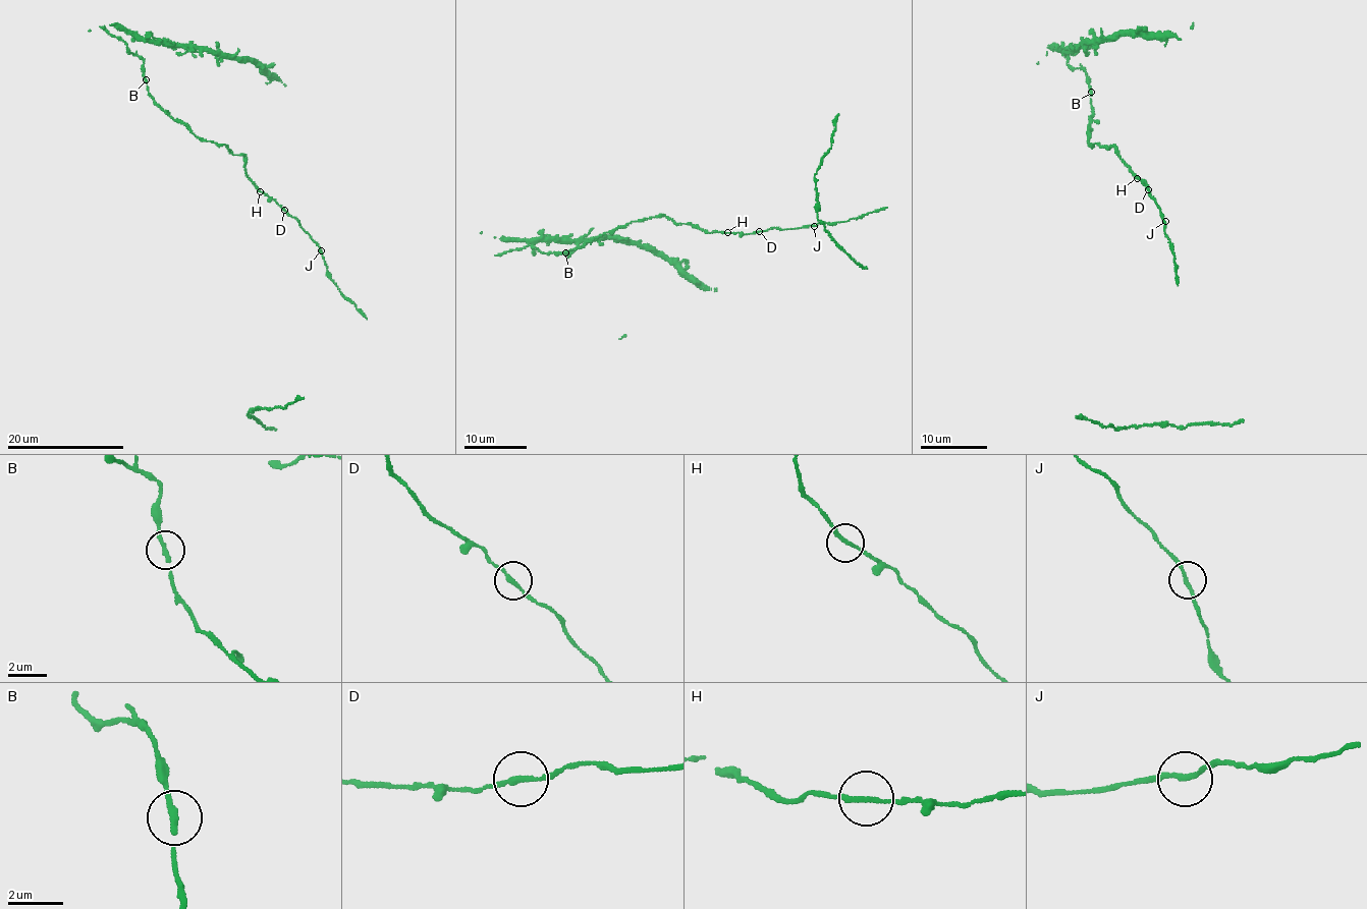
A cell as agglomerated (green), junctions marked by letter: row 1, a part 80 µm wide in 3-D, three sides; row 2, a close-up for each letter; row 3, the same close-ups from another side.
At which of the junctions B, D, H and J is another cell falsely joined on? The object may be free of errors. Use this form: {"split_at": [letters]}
{"split_at": []}

